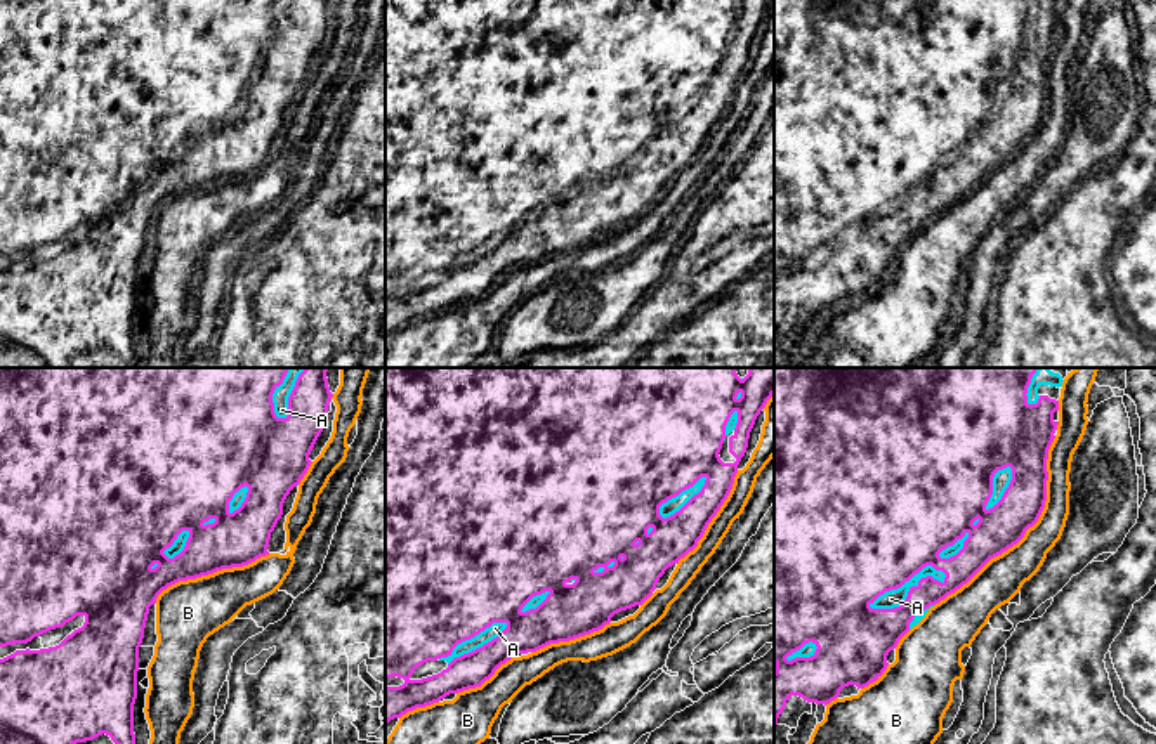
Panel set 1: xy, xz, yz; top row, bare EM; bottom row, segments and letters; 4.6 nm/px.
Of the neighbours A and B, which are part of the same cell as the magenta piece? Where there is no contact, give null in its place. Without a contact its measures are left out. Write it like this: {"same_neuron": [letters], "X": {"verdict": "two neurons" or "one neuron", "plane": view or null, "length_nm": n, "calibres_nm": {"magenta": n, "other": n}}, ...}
{"same_neuron": ["A"], "A": {"verdict": "one neuron", "plane": "yz", "length_nm": 400, "calibres_nm": {"magenta": 500, "other": 80}}, "B": {"verdict": "two neurons", "plane": "yz", "length_nm": 950, "calibres_nm": {"magenta": 200, "other": 190}}}

